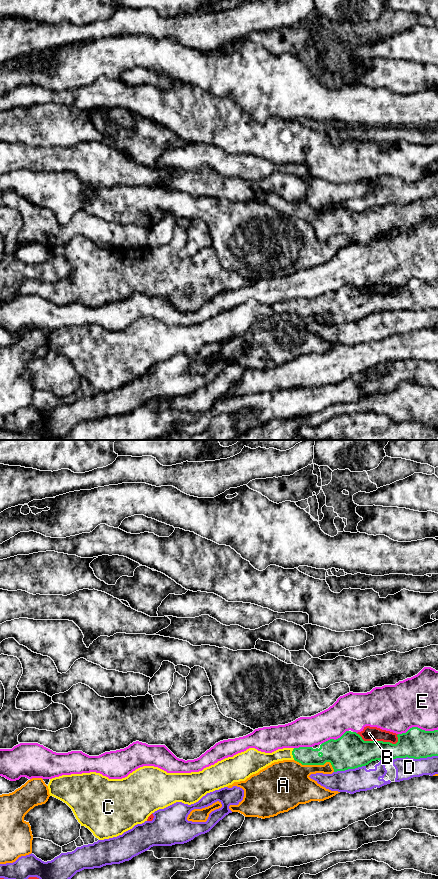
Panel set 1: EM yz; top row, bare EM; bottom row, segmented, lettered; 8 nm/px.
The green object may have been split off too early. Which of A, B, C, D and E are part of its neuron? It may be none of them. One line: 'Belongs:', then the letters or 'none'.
Belongs: C

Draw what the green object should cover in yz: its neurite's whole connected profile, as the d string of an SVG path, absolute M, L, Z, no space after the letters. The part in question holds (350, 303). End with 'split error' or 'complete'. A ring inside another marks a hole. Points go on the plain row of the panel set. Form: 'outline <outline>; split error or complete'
outline M412 279L406 285L398 286L397 289L398 294L396 296L383 293L364 293L356 284L346 283L340 290L336 292L330 291L322 295L319 301L313 301L312 299L283 300L272 305L265 305L255 300L249 300L233 309L218 313L214 317L204 320L202 323L191 325L167 325L158 319L143 318L122 331L109 331L96 324L62 327L50 331L48 341L50 348L63 353L72 361L81 378L88 380L99 392L104 392L122 387L135 377L144 375L152 365L159 361L164 361L176 354L188 357L194 356L207 345L232 337L234 334L245 333L251 327L258 325L274 314L295 312L302 317L324 317L326 314L330 314L334 324L337 324L366 318L372 313L380 313L385 310L396 311L408 309L420 311L438 308L438 282L425 283L418 279Z; split error

